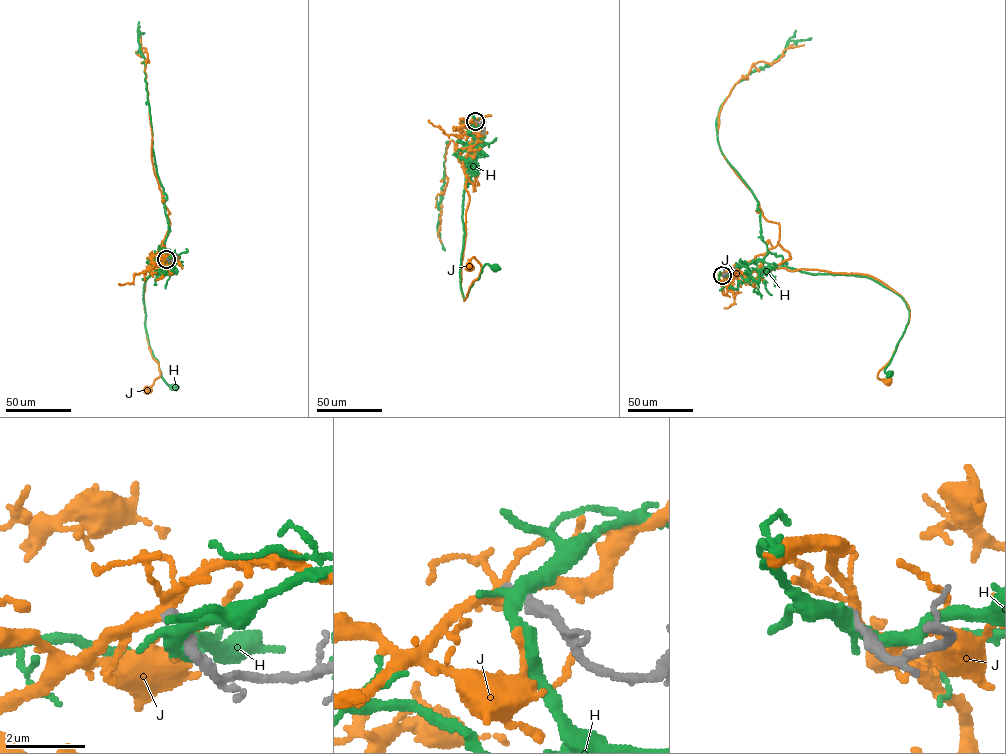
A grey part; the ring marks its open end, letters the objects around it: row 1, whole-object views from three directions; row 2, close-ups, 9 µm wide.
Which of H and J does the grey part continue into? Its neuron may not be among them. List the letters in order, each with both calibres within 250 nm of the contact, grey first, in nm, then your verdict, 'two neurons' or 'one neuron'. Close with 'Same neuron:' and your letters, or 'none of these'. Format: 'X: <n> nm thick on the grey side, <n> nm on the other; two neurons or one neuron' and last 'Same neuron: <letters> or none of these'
H: 320 nm thick on the grey side, 320 nm on the other; two neurons
J: 240 nm thick on the grey side, 240 nm on the other; one neuron
Same neuron: J

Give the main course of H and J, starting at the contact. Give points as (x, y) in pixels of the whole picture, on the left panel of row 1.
H: (167, 259), (174, 254), (162, 248), (159, 260), (152, 263), (143, 298), (150, 348), (161, 376), (174, 387)
J: (167, 259), (153, 264), (147, 258), (153, 256), (157, 264), (145, 282), (145, 328), (160, 376), (148, 391)

